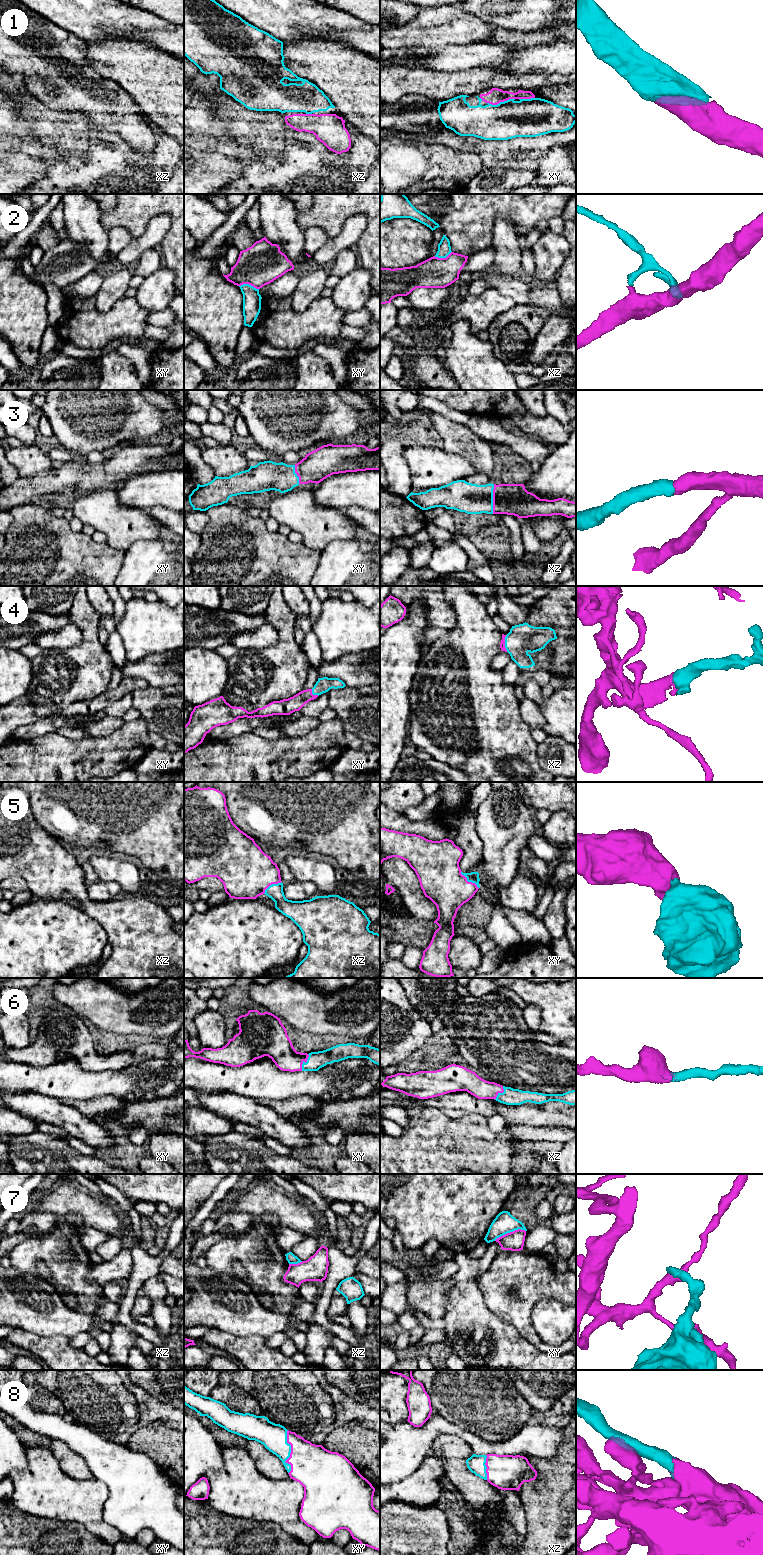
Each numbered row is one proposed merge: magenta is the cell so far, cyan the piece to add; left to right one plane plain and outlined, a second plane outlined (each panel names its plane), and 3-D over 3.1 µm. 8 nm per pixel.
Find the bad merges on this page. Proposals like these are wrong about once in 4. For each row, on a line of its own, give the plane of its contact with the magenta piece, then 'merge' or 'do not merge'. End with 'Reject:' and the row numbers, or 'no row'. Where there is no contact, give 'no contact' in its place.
1: meets magenta in xy; merge
2: meets magenta in xy; merge
3: meets magenta in xz; merge
4: meets magenta in xz; merge
5: meets magenta in xy; merge
6: meets magenta in xy; merge
7: meets magenta in xy; do not merge
8: meets magenta in xy; merge
Reject: 7

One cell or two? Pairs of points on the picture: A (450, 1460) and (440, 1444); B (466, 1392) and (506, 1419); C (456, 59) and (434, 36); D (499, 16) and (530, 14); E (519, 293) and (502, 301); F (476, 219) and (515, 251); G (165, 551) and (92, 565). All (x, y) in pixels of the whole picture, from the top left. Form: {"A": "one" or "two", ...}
{"A": "one", "B": "one", "C": "two", "D": "one", "E": "two", "F": "two", "G": "two"}

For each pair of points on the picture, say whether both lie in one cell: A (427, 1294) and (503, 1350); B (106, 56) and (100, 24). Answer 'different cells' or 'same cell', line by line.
A: different cells
B: different cells

